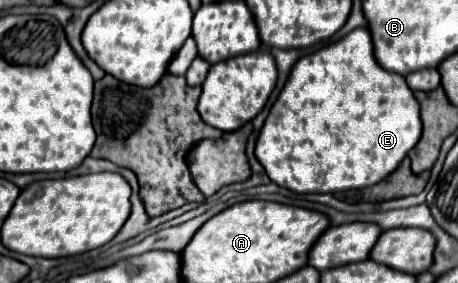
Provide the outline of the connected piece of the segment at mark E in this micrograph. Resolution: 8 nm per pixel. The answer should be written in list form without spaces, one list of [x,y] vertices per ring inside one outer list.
[[[357,28],[311,56],[303,56],[291,70],[279,98],[259,132],[255,156],[271,182],[293,192],[341,192],[367,188],[387,178],[405,154],[419,142],[419,104],[403,76],[383,70],[373,56],[367,28]]]

